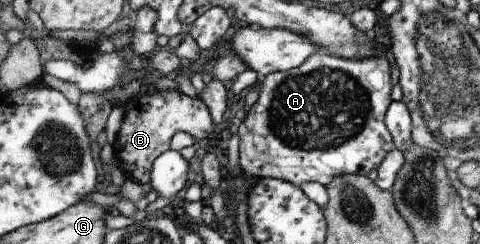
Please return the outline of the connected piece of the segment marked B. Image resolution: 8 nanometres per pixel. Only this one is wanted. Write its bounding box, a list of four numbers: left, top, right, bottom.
[112,89,216,185]

